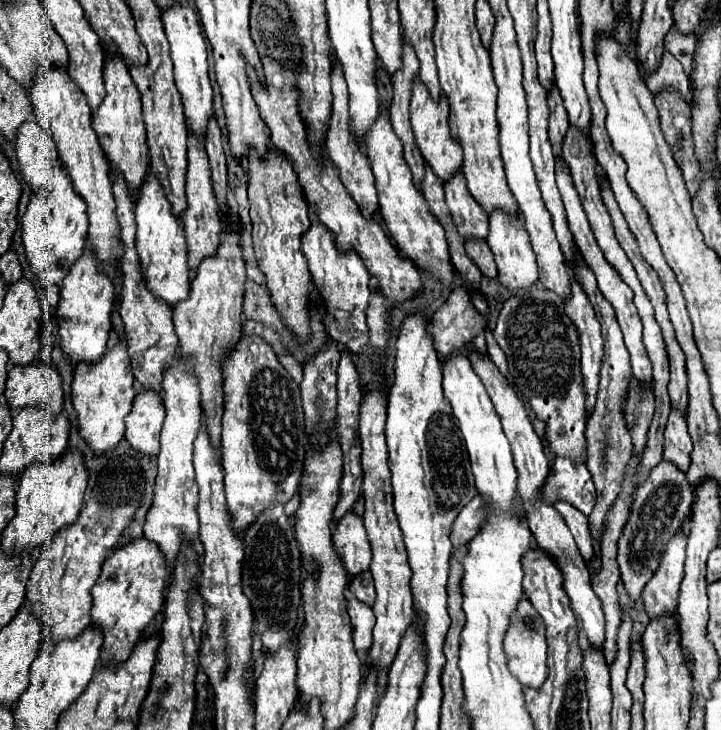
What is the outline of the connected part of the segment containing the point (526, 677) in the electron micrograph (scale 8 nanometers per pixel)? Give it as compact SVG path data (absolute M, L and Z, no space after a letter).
M526 598L520 600L516 616L512 618L512 624L506 632L504 652L508 656L510 672L520 680L522 686L538 690L544 684L548 676L546 672L546 628L544 628L544 620L540 618L540 614L534 610L534 606Z

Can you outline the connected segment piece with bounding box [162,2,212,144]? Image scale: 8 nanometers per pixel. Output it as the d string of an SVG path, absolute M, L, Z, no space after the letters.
M174 6L162 16L162 24L170 42L170 58L174 62L174 80L176 88L182 96L182 106L184 106L184 120L188 132L204 144L206 140L206 128L208 120L212 116L212 86L208 78L208 54L206 54L206 40L202 36L196 12L190 6Z

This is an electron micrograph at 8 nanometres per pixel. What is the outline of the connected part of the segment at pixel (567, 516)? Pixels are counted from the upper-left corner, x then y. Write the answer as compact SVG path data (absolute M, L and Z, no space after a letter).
M556 502L554 508L566 520L566 524L568 524L568 528L570 528L570 532L578 544L582 558L586 562L590 562L594 556L594 550L592 550L592 536L590 536L590 528L588 528L588 518L568 502Z

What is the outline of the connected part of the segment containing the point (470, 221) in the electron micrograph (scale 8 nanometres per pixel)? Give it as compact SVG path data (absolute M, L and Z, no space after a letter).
M458 172L448 184L444 184L444 194L446 194L446 206L450 210L450 216L454 220L454 226L458 234L468 240L468 238L478 238L486 240L488 236L488 214L476 204L464 184L462 172Z

